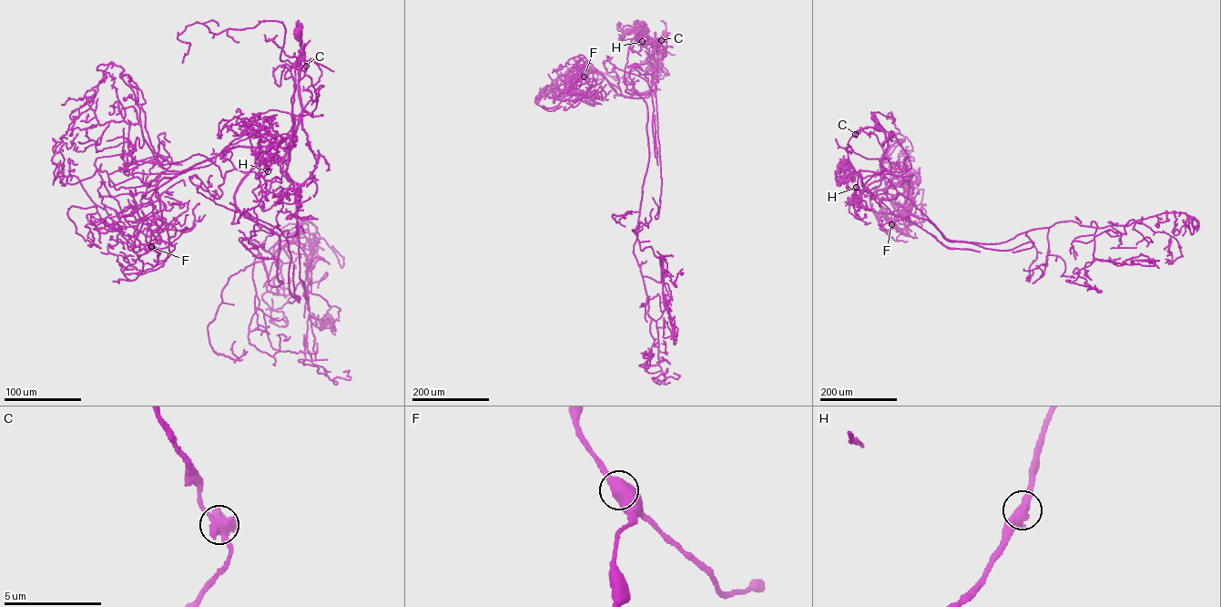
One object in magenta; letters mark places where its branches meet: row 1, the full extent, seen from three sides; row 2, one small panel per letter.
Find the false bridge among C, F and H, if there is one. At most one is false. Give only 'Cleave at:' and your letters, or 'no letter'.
Cleave at: no letter

